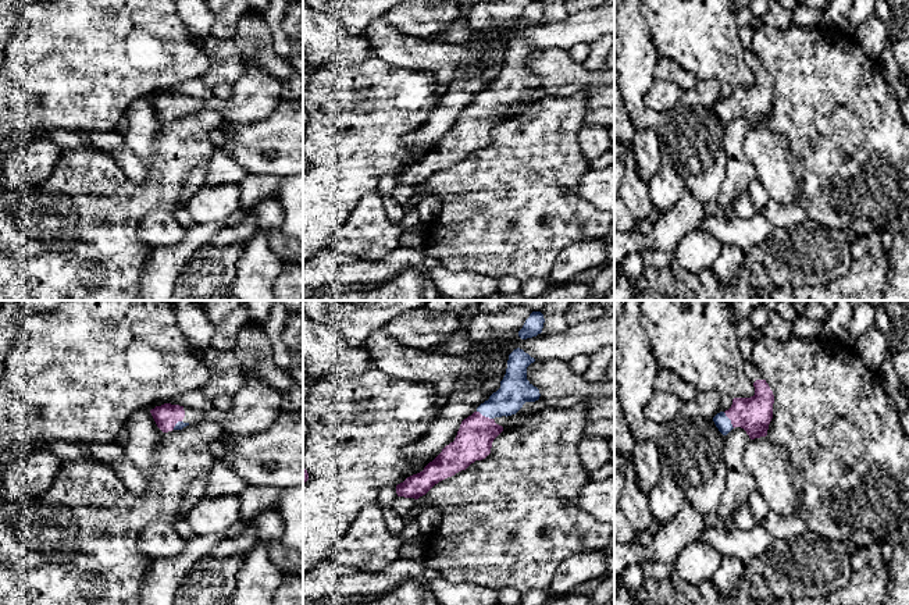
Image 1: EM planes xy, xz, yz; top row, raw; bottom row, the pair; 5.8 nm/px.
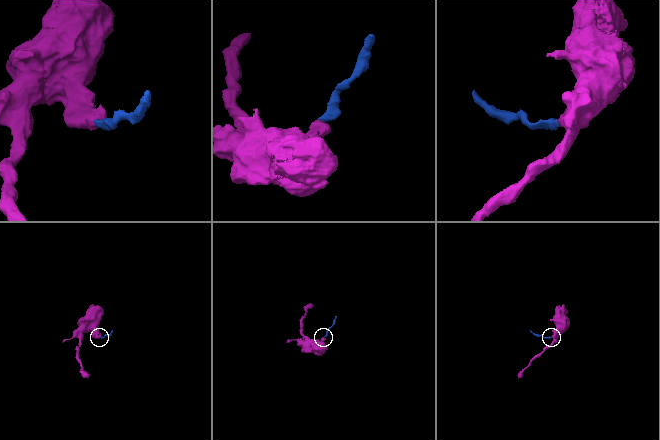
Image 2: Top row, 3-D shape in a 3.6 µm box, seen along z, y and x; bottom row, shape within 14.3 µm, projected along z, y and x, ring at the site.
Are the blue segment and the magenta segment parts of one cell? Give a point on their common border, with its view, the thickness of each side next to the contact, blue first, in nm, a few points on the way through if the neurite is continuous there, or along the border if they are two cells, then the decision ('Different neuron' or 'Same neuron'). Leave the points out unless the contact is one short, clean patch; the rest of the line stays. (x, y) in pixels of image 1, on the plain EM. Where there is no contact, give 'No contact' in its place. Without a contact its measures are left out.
Touches blue at xz (485, 105). Thickness 180 nm (blue) against 220 nm. Path across: xz (514, 79), (485, 105), (474, 127). Same neuron

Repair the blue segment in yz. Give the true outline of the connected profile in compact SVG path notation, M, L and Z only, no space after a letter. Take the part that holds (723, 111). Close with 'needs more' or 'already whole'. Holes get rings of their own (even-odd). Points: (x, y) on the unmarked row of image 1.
M756 68L753 75L753 85L734 86L728 99L713 106L723 124L727 124L735 115L744 117L751 128L767 124L773 107L774 83L766 68Z | needs more

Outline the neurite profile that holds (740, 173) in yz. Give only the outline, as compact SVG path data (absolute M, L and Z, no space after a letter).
M735 115L724 124L721 147L726 152L726 174L716 200L720 207L732 209L734 199L746 193L749 184L756 181L752 163L742 147L749 128L741 115Z

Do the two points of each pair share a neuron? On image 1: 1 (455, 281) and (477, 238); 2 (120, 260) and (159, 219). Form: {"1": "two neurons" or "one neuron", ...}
{"1": "two neurons", "2": "two neurons"}

